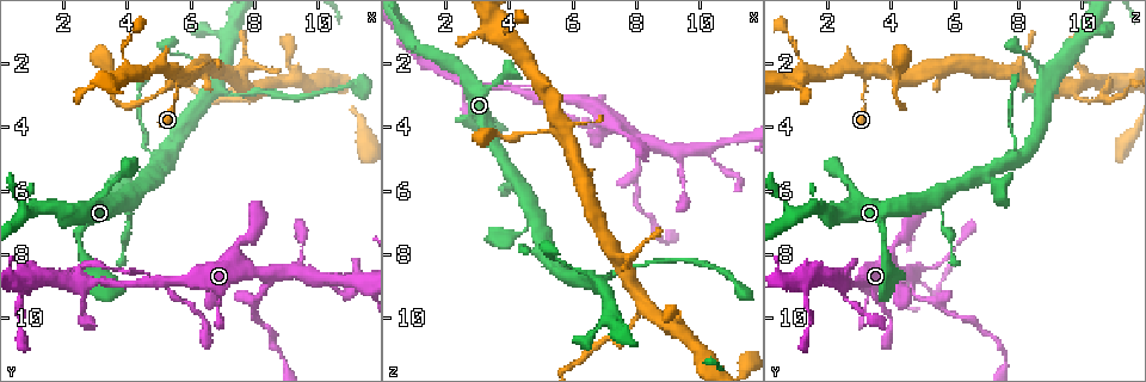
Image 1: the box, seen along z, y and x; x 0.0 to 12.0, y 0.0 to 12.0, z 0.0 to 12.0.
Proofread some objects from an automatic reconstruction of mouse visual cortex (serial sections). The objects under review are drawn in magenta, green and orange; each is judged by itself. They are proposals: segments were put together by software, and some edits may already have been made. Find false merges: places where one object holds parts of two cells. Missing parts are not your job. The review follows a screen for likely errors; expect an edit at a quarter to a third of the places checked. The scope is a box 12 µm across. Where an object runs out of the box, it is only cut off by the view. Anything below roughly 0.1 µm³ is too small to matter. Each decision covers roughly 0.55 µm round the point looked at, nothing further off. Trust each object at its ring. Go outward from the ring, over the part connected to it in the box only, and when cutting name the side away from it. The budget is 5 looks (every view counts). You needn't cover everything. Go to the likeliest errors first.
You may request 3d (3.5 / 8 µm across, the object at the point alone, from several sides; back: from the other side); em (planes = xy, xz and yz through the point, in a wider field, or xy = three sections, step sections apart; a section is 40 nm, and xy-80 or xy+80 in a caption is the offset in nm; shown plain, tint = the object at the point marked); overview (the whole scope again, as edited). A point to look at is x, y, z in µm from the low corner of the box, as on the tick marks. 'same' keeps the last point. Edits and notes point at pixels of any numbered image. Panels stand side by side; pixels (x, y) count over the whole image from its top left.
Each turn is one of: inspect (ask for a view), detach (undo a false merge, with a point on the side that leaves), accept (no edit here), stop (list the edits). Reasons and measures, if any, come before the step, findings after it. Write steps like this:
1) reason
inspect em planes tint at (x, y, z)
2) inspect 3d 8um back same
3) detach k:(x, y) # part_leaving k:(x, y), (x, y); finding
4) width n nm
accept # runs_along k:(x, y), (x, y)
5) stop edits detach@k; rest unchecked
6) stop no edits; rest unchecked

side arm on a straight run
inspect 3d 8um at (5.3, 8.8, 3.1)

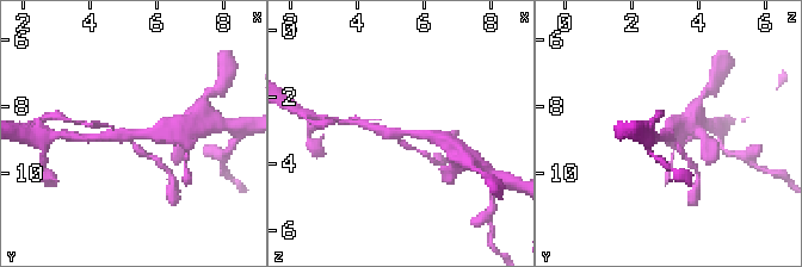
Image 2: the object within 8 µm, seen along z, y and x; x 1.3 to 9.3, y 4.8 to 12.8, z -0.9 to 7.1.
inspect em xy step 2 tint at (5.2, 8.8, 3.0)

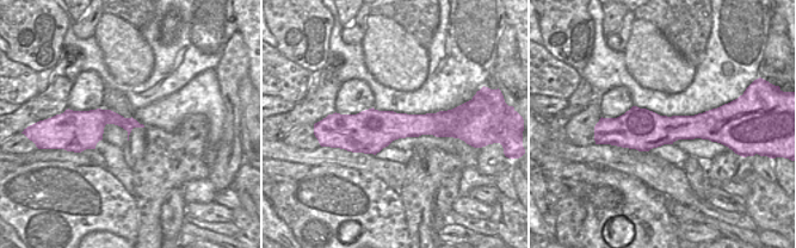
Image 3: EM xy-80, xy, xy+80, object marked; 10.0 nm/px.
width 440 nm
accept # runs_along 2:(432, 136), (388, 132), (364, 125); all the same cell

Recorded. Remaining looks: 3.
small branch off a trunk
inspect 3d 8um at (8.4, 8.7, 4.5)

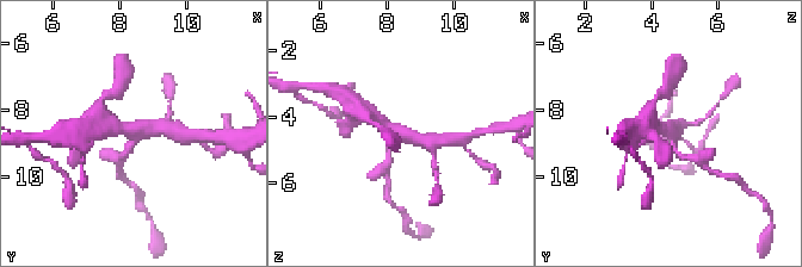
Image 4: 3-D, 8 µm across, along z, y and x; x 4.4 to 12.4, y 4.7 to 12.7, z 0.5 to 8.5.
inspect 3d 3.5um back at (8.4, 8.6, 4.5)

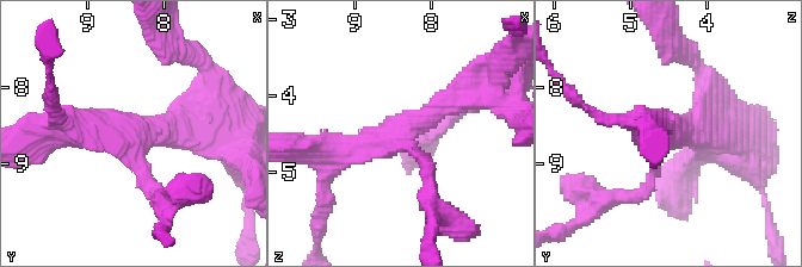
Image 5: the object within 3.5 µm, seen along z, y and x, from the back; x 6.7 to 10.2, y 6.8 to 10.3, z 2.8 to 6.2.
accept # runs_along 5:(468, 91), (369, 146), (318, 148); one cell here

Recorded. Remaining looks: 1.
stop no edits; rest unchecked

